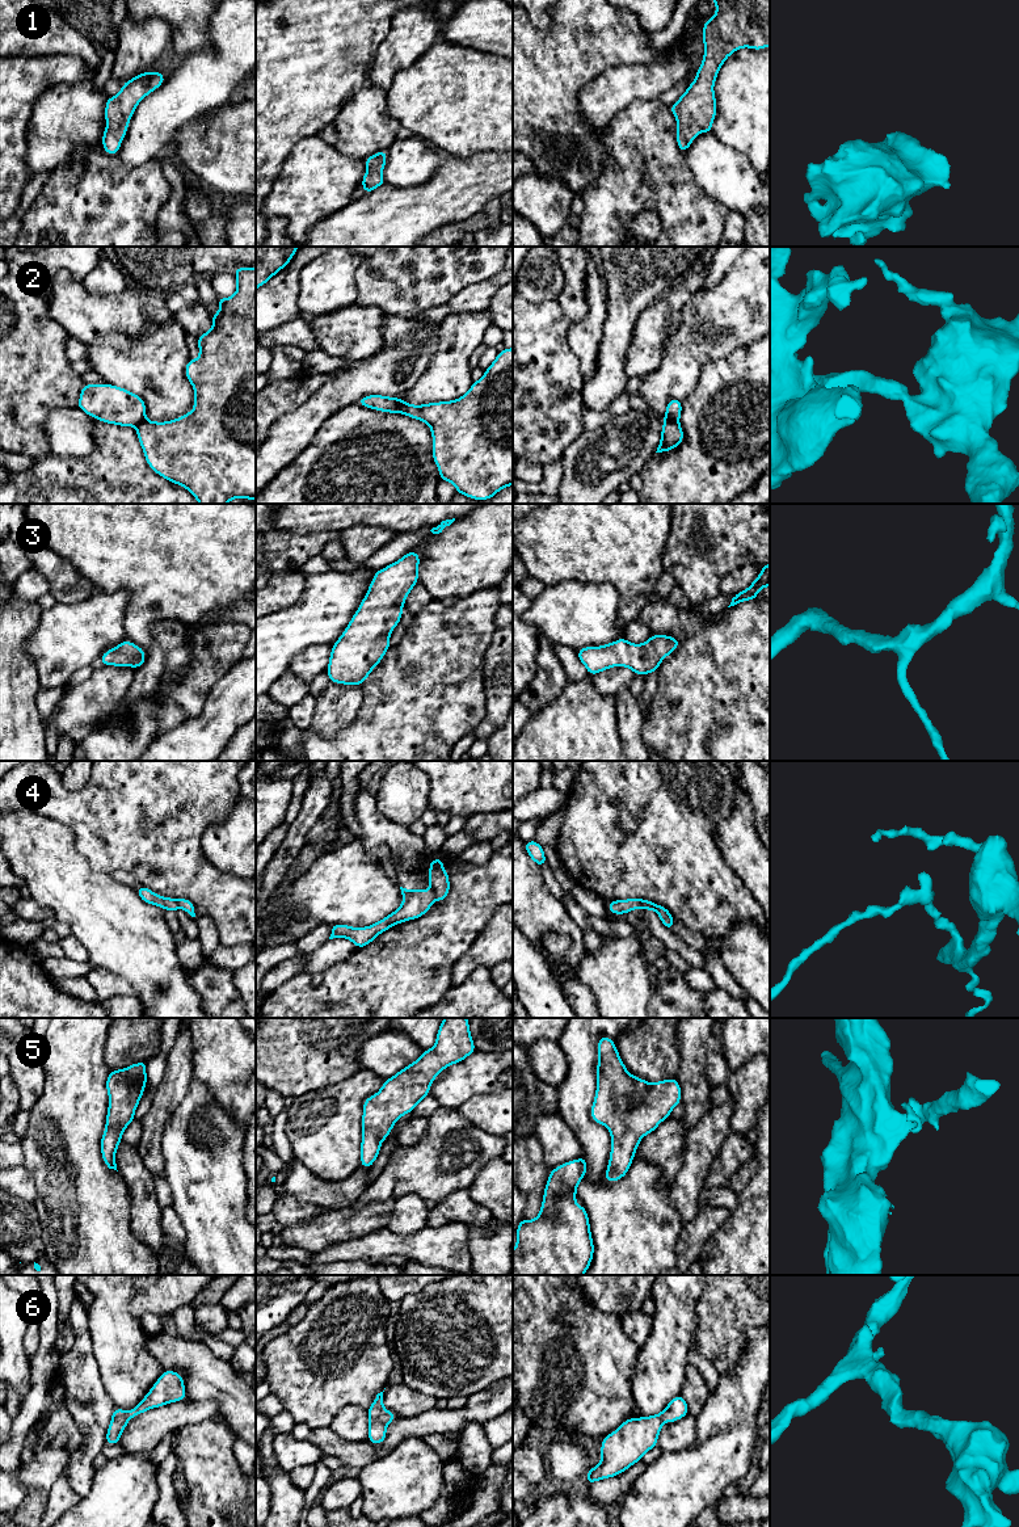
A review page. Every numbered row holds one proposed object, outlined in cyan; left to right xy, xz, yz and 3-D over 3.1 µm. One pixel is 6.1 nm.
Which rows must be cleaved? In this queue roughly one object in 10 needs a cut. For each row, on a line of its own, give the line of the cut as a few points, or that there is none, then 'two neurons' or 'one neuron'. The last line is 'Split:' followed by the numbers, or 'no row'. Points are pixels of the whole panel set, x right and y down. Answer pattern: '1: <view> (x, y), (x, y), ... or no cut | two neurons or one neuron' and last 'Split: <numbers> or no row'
1: no cut | one neuron
2: yz (677, 420), (664, 423) | two neurons
3: no cut | one neuron
4: xz (432, 887), (437, 897) | two neurons
5: no cut | one neuron
6: no cut | one neuron
Split: 2, 4

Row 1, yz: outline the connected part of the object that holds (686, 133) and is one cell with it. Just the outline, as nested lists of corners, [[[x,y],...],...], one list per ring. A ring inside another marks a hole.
[[[713,0],[716,14],[703,25],[704,56],[702,66],[696,70],[696,79],[690,84],[679,100],[670,106],[678,122],[677,144],[685,153],[698,132],[712,131],[712,122],[716,118],[716,98],[713,84],[717,72],[725,59],[736,50],[750,47],[762,50],[770,46],[770,0]]]

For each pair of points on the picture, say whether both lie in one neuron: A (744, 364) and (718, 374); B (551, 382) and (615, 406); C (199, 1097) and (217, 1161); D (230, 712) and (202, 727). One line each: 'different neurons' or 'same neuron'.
A: same neuron
B: different neurons
C: same neuron
D: same neuron

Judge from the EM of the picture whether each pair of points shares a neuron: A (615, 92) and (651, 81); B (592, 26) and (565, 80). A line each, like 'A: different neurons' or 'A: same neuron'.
A: same neuron
B: same neuron

